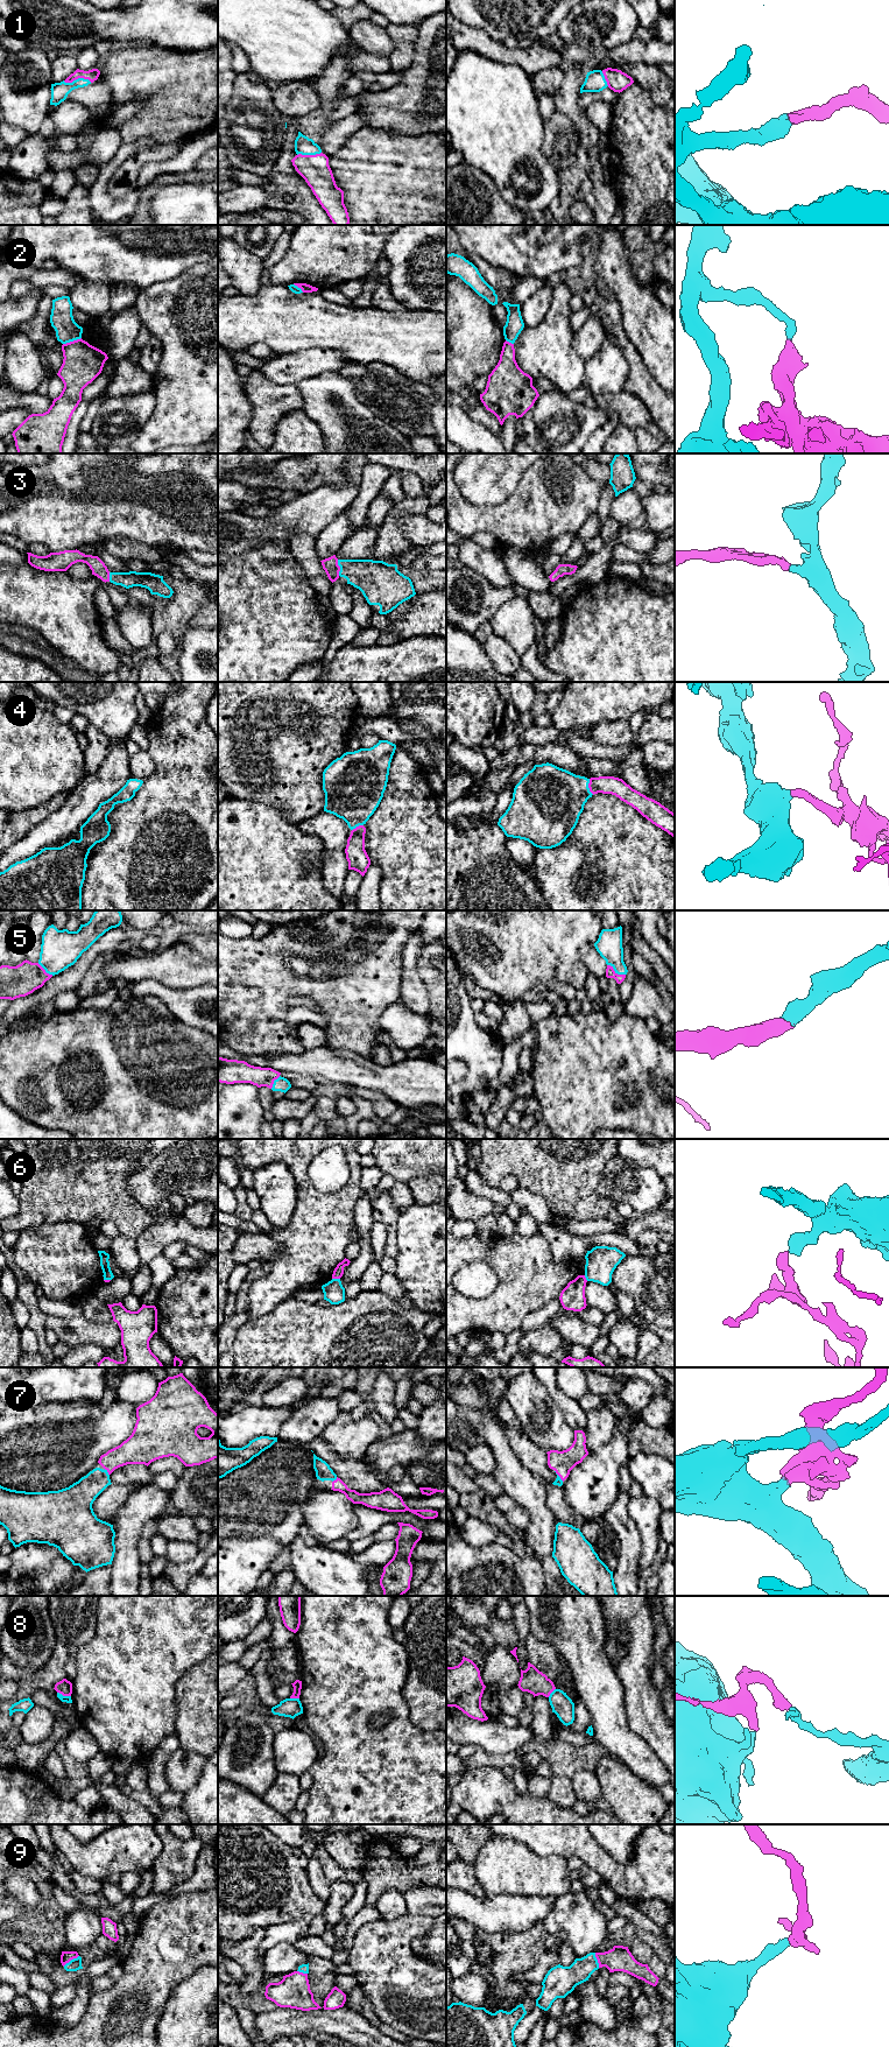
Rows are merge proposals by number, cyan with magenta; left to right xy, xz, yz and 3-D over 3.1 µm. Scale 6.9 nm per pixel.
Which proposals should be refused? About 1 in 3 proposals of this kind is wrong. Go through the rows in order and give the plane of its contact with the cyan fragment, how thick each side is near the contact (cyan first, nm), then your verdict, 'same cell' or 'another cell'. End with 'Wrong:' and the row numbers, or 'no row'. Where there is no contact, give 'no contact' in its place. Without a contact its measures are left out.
1: meets cyan in xy; 120 nm thick on the cyan side, 80 nm on the other; same cell
2: meets cyan in xy; 160 nm thick on the cyan side, 280 nm on the other; another cell
3: meets cyan in xz; 260 nm thick on the cyan side, 100 nm on the other; same cell
4: meets cyan in yz; 420 nm thick on the cyan side, 130 nm on the other; same cell
5: meets cyan in yz; 180 nm thick on the cyan side, 60 nm on the other; same cell
6: meets cyan in xz; 140 nm thick on the cyan side, 70 nm on the other; another cell
7: meets cyan in xy; 200 nm thick on the cyan side, 190 nm on the other; same cell
8: meets cyan in xy; 50 nm thick on the cyan side, 110 nm on the other; another cell
9: meets cyan in xy; 90 nm thick on the cyan side, 80 nm on the other; same cell
Wrong: 2, 6, 8

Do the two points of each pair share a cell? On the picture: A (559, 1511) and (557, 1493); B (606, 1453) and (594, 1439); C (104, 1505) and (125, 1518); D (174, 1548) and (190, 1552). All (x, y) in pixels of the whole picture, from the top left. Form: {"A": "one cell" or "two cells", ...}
{"A": "one cell", "B": "two cells", "C": "two cells", "D": "one cell"}

